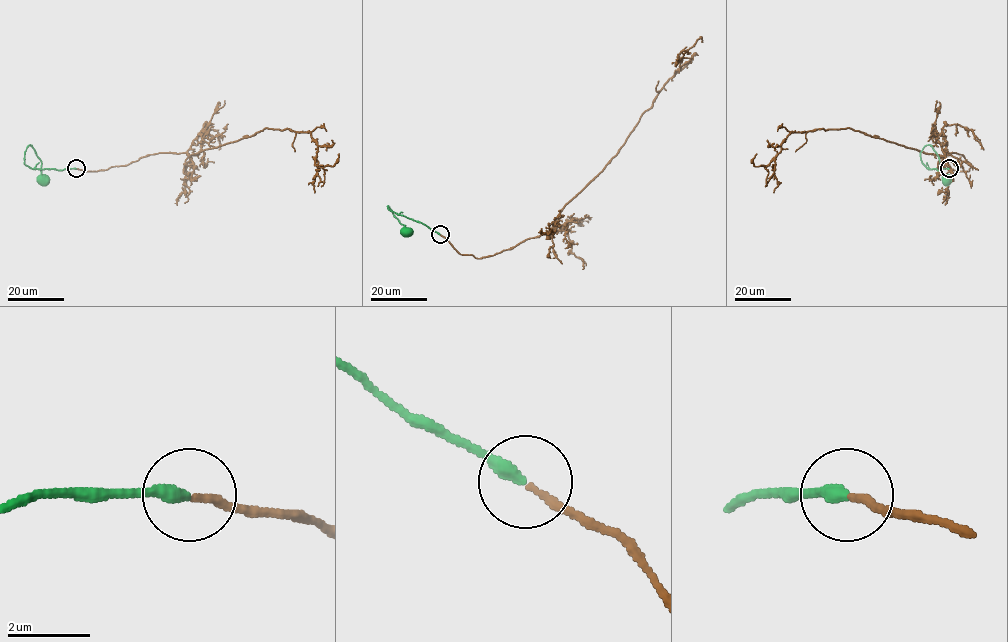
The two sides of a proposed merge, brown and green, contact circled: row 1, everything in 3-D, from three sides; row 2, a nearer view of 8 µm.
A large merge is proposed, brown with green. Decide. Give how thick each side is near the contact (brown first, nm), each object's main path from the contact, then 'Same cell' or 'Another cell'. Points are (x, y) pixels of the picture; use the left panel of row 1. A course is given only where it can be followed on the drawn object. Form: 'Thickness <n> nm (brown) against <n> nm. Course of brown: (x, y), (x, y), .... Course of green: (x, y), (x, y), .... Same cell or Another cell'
Thickness 180 nm (brown) against 320 nm. Course of brown: (76, 168), (197, 154), (266, 128), (310, 133), (317, 166), (333, 166), (339, 154). Course of green: (76, 168), (33, 169), (24, 164), (25, 150), (29, 144), (41, 162), (44, 178). Same cell

